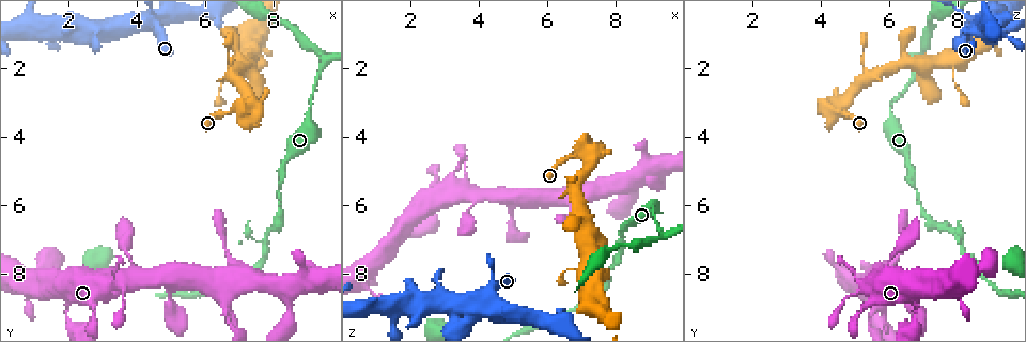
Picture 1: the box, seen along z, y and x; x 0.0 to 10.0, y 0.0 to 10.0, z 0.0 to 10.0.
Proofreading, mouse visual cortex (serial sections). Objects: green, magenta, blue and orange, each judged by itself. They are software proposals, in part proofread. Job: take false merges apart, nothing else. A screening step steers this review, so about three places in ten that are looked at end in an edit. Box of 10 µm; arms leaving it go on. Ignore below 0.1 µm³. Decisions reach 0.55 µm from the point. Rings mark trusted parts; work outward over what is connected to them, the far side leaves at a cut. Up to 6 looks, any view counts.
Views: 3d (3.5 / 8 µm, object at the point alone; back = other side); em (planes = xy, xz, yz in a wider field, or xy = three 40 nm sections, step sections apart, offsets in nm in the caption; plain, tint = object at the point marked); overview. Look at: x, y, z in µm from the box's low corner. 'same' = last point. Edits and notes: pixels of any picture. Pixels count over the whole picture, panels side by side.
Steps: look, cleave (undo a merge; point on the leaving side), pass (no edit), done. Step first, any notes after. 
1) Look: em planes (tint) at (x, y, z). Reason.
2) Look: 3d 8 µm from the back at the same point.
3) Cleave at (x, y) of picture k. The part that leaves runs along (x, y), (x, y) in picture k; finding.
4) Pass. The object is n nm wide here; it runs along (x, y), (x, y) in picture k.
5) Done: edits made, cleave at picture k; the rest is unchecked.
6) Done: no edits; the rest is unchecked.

Look: 3d 3.5 µm at (7.10, 3.30, 4.55). Sharp bend.

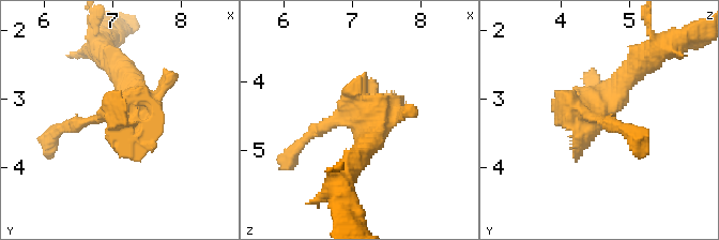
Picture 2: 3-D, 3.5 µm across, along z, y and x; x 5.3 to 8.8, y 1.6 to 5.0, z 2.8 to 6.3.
Look: em xy step 5 (tint) at (7.10, 3.25, 4.50).

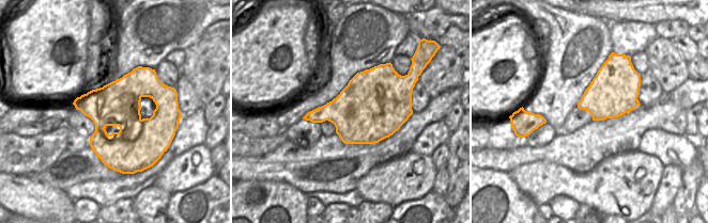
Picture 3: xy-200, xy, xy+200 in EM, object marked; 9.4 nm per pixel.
Pass. It runs along (62, 129), (135, 102), (118, 66) in picture 2; one cell here.

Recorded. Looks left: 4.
Look: 3d 3.5 µm at (4.15, 0.70, 8.70). Looks like a crossing.

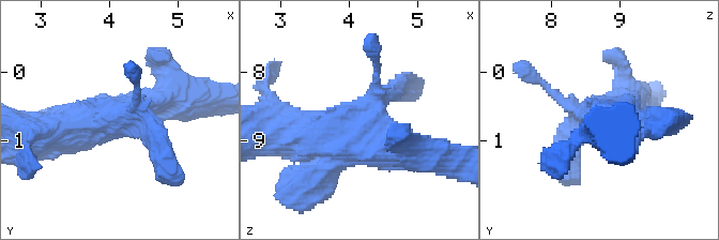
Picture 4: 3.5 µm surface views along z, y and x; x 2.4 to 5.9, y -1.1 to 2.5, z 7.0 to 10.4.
Look: em xy step 3 (tint) at (4.10, 0.60, 8.70).

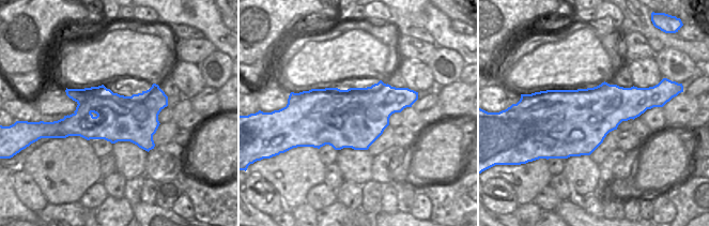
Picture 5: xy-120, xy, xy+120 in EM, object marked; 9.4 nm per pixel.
Look: em planes (tint) at the same point.

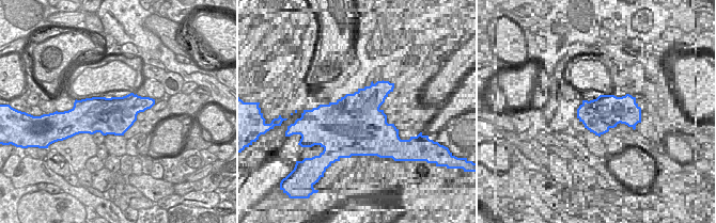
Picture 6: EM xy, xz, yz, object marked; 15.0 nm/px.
Pass. It runs along (398, 89), (333, 136), (290, 136) in picture 4; all the same cell.

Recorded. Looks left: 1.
Done: no edits; the rest is unchecked.

